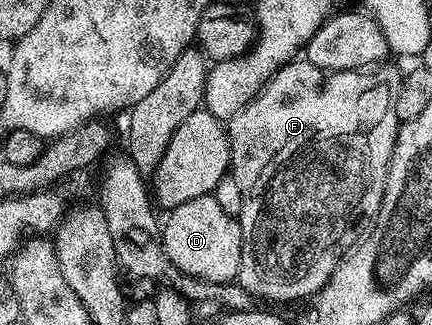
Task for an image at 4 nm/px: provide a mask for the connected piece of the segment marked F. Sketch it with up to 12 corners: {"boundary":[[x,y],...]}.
{"boundary":[[293,58],[227,121],[238,282],[315,296],[375,222],[398,121]]}

